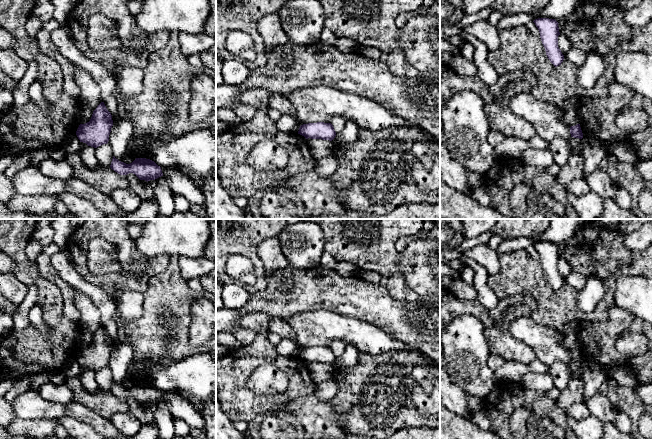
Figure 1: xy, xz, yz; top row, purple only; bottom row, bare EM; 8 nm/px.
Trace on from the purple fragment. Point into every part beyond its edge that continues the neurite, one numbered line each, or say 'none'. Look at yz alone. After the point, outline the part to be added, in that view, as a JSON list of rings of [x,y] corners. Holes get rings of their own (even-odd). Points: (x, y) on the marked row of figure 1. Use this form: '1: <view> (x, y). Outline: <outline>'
none

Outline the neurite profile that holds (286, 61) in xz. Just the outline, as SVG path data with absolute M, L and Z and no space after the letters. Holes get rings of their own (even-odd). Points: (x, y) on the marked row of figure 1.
M286 47L285 57L280 61L279 65L281 68L286 68L292 62L292 57L290 56L291 47Z

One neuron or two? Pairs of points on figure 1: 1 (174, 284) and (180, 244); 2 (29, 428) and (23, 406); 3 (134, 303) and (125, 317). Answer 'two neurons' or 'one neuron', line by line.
1: two neurons
2: two neurons
3: one neuron

